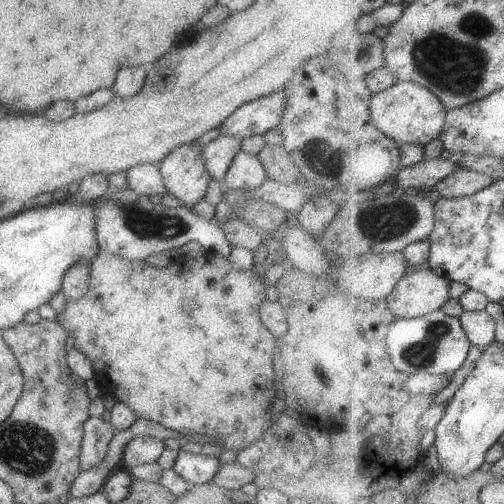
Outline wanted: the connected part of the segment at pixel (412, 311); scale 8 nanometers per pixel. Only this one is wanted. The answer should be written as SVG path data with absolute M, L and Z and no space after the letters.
M433 269L407 275L387 302L399 318L419 318L437 312L451 299L450 280Z

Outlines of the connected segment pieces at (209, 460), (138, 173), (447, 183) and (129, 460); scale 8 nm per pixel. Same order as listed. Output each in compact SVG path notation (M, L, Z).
M178 452L173 470L186 481L193 484L207 484L213 481L214 476L221 468L218 458L190 452Z
M140 163L127 170L128 186L138 195L164 196L168 194L165 182L155 163Z
M461 168L455 174L442 180L434 189L439 193L441 199L465 198L489 188L496 184L500 178L494 178L490 174Z
M141 435L132 438L126 444L123 455L118 459L122 463L121 466L129 470L132 466L157 462L164 450L165 445L162 440Z

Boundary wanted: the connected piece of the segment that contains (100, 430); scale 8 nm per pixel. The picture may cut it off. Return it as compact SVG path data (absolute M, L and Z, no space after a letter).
M89 417L84 424L84 437L81 443L80 471L98 466L106 452L108 444L116 434L114 426L104 418Z

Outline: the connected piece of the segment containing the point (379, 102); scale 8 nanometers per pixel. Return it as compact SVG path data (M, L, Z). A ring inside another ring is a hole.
M400 82L393 88L370 95L372 118L386 136L399 144L430 144L440 138L447 124L447 108L430 88L414 82Z

